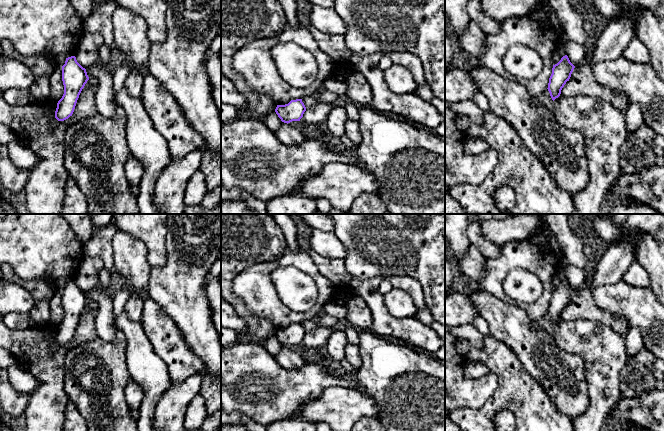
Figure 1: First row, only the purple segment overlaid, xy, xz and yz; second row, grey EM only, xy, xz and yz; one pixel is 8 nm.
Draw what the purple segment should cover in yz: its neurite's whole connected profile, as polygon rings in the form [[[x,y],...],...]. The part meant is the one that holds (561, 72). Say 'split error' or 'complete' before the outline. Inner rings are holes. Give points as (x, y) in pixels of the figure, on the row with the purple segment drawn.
complete; [[[567,55],[553,65],[547,88],[553,101],[560,96],[561,90],[569,81],[574,68],[575,66],[570,62]]]

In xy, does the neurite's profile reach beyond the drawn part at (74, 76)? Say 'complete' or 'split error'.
complete

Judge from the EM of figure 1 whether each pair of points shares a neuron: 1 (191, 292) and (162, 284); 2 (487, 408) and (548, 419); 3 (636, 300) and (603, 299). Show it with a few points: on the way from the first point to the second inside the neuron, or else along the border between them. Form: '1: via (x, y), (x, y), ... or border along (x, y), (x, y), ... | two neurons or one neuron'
1: via (184, 292), (177, 286), (169, 285) | one neuron
2: via (502, 404), (517, 404), (533, 412) | one neuron
3: via (628, 302), (617, 303), (611, 299) | one neuron

